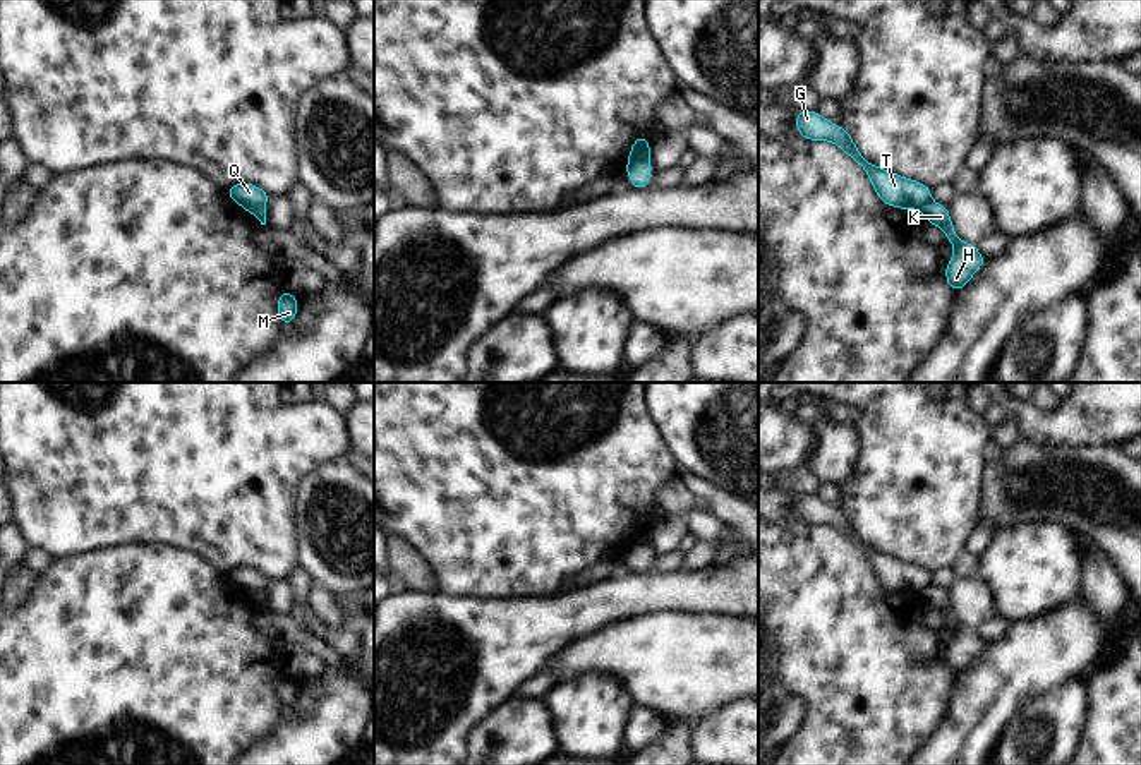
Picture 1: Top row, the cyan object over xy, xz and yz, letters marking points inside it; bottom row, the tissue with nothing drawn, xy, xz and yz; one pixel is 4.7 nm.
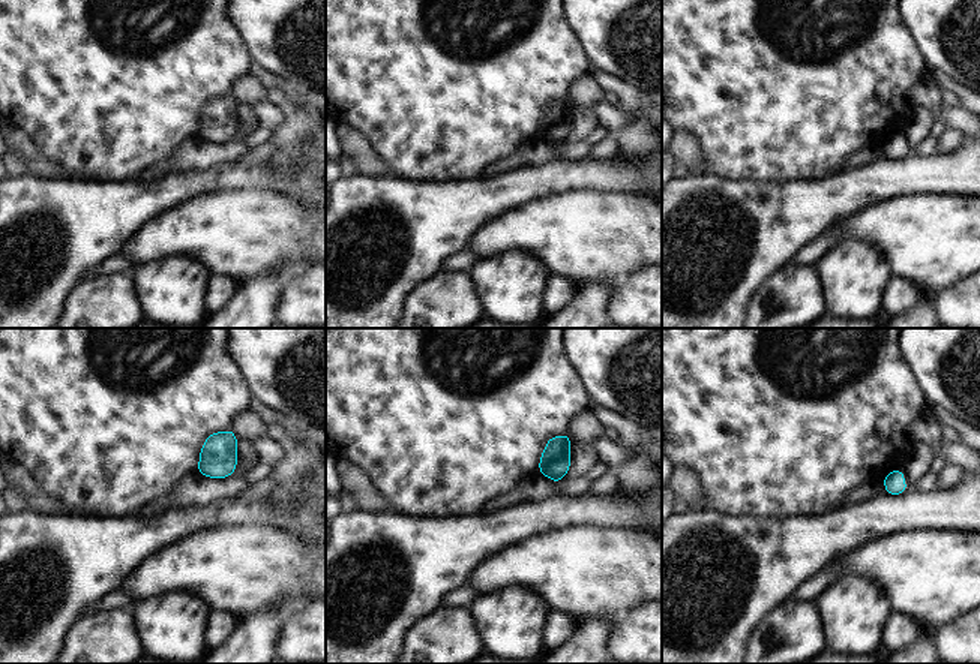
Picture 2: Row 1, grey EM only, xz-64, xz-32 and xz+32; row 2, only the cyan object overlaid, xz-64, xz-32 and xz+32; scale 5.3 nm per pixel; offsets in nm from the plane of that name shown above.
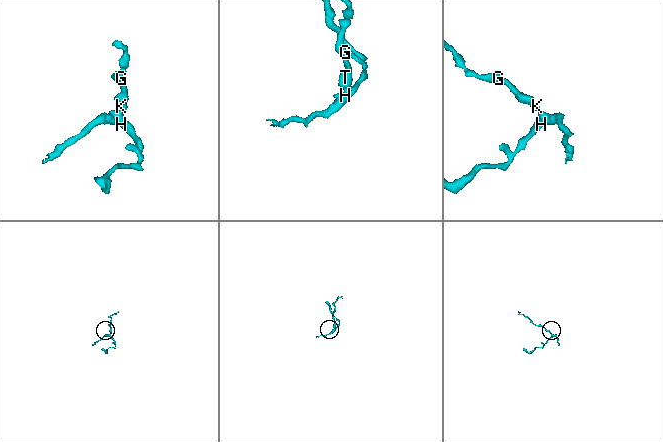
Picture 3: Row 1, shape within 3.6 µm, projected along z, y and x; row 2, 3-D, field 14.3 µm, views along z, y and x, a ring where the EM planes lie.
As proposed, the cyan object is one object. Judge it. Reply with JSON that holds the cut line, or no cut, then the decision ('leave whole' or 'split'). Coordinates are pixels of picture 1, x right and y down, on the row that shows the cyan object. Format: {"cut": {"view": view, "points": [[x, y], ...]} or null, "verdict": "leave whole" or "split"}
{"cut": {"view": "xz", "points": [[649, 160], [628, 163]]}, "verdict": "split"}

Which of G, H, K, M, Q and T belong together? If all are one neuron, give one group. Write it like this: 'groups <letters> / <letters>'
groups G Q T / H K M

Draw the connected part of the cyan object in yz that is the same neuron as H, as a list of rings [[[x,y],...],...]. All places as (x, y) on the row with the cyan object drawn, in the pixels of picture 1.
[[[930,199],[923,206],[921,214],[928,225],[940,226],[945,240],[954,245],[952,259],[945,264],[945,281],[952,292],[959,292],[971,281],[973,274],[987,259],[978,252],[976,244],[966,244],[957,237],[949,214],[949,206],[940,206]]]

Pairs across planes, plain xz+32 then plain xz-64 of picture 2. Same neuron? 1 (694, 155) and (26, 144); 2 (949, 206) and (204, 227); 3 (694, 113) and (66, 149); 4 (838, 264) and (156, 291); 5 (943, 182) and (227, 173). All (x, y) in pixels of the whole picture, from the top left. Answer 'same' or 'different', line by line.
1: same
2: same
3: same
4: same
5: same

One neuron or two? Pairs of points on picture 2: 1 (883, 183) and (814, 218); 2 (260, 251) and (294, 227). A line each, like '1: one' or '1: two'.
1: one
2: one

